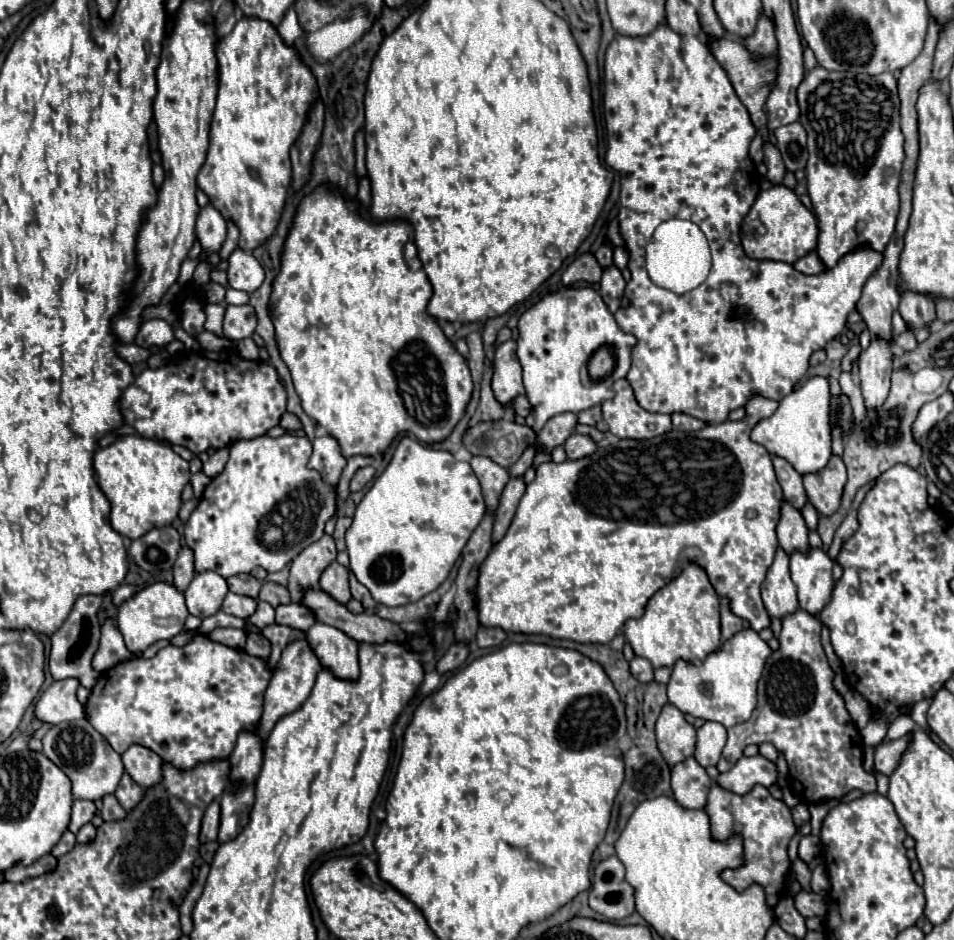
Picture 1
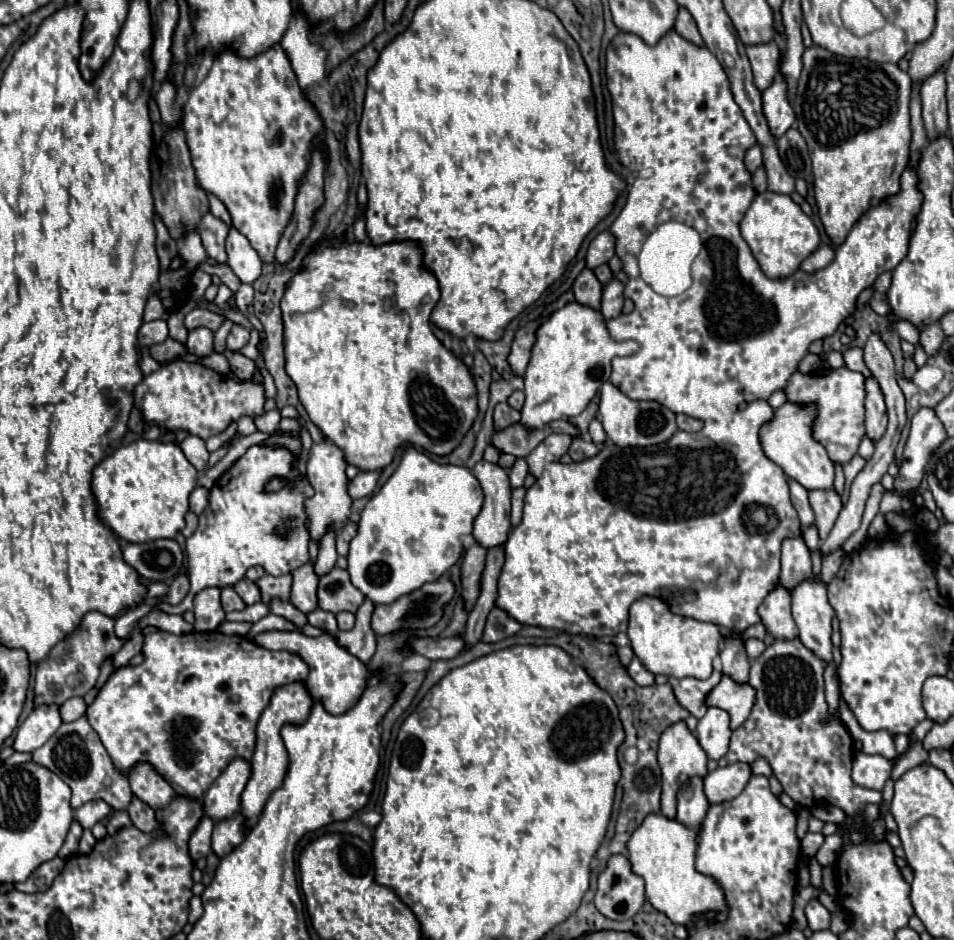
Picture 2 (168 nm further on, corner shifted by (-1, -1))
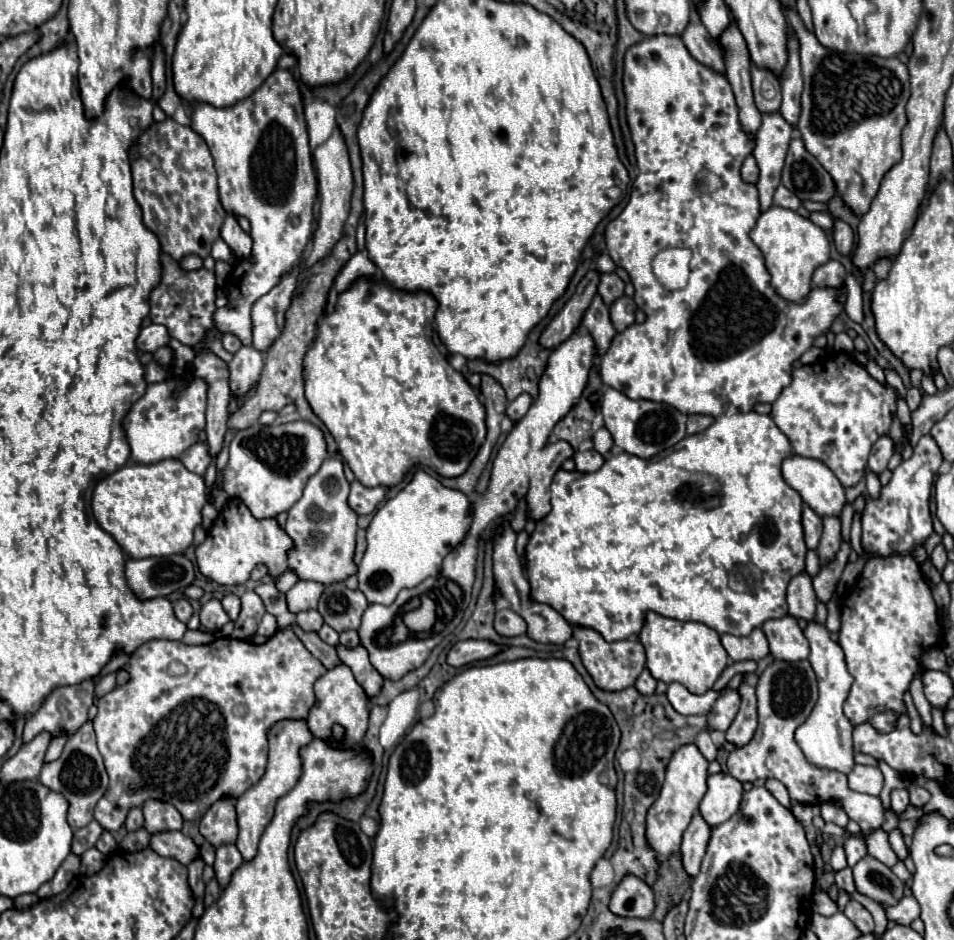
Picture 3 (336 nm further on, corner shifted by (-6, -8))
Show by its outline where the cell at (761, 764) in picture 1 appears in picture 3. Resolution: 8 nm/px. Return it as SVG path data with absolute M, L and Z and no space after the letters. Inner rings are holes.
M729 773L709 775L707 793L701 799L699 811L701 811L703 819L711 827L715 827L717 823L723 823L725 819L729 819L737 811L741 797L743 797L743 783L741 781L737 781Z

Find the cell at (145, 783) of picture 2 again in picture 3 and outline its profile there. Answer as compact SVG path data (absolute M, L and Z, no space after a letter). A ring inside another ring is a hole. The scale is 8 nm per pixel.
M147 799L143 803L143 815L145 815L145 829L149 833L177 831L183 825L183 817L175 809L175 805L159 799Z

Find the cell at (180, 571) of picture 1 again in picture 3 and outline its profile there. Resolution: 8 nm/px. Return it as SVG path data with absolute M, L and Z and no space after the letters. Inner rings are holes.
M187 599L175 601L175 603L173 603L173 609L175 609L175 617L177 617L179 621L183 621L183 623L187 623L189 617L191 617L191 613L193 613L193 607L191 607L191 603L189 603Z

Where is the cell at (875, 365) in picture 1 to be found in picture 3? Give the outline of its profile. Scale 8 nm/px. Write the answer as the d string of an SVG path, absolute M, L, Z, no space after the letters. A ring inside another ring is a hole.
M881 435L873 449L871 449L871 455L869 455L869 469L875 471L875 473L881 473L883 469L887 469L887 463L893 455L893 439L889 435Z

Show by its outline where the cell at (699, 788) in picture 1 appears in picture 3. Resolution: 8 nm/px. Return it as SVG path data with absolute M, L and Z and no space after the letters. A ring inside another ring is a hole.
M695 813L689 827L683 833L683 845L681 845L681 853L683 853L683 867L689 875L697 875L701 859L705 855L707 843L711 837L711 827L707 825L707 821Z

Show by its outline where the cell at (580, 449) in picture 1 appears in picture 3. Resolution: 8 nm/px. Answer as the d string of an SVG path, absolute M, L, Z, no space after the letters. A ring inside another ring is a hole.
M595 449L591 451L577 451L573 455L575 463L577 463L577 471L585 471L585 473L591 473L591 471L597 471L601 465L603 465L603 455L599 455Z

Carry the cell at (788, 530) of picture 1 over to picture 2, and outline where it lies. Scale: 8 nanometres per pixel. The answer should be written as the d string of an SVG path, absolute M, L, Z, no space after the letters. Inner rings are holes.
M790 538L782 544L782 572L780 572L780 584L792 592L796 584L808 580L812 576L812 562L810 552L802 538Z

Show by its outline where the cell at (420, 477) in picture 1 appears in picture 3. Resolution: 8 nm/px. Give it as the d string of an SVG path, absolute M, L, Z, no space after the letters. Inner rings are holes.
M417 469L413 479L373 515L367 527L367 551L357 569L359 589L369 603L389 605L401 589L413 589L441 571L443 559L465 541L473 521L471 501L459 489L445 487Z

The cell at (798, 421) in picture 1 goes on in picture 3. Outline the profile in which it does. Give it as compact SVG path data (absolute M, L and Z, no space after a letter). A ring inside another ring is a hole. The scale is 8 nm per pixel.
M791 455L783 461L781 473L819 517L841 513L841 507L845 505L845 489L823 461Z

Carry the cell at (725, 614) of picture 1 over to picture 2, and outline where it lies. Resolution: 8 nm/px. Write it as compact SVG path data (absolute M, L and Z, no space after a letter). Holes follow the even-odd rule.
M732 636L732 638L724 640L724 648L720 652L720 658L722 658L722 664L724 664L724 674L726 676L732 676L732 680L736 680L738 684L748 682L750 660L748 660L744 644L738 636Z

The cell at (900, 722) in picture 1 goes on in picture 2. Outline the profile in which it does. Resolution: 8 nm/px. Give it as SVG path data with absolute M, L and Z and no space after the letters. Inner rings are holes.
M844 700L840 702L840 720L848 728L852 738L862 742L862 752L864 754L880 754L880 756L884 756L888 760L896 760L898 754L896 754L896 748L894 748L892 734L886 732L886 730L876 730L876 732L862 730Z

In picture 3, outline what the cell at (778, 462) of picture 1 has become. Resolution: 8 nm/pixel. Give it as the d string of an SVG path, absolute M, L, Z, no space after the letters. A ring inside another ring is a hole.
M809 505L803 507L803 529L805 529L805 543L807 543L807 547L809 549L817 549L823 525L821 525L821 517Z

